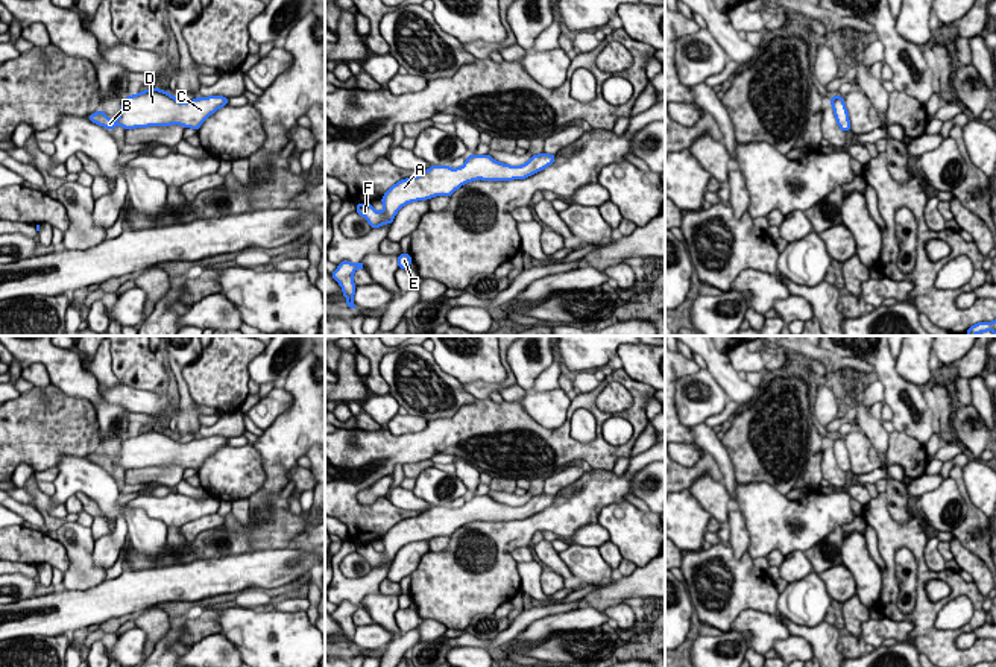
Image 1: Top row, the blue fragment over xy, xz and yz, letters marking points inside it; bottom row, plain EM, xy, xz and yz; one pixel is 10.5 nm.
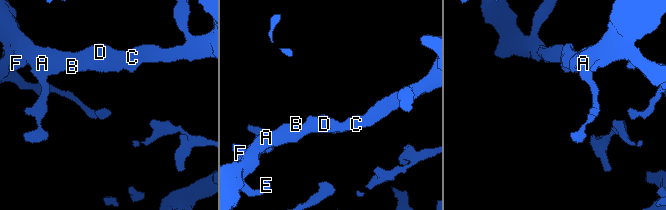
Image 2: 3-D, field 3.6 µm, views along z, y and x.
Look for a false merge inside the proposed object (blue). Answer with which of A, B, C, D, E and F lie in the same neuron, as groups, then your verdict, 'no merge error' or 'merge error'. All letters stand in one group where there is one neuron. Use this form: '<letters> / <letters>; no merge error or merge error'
A B C D E F; no merge error

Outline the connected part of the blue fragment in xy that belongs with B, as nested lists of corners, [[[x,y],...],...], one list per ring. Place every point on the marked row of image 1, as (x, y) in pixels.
[[[149,88],[123,99],[115,122],[103,111],[90,114],[88,119],[109,131],[112,131],[115,125],[124,129],[181,125],[185,129],[191,128],[197,131],[205,119],[226,105],[228,97],[223,96],[178,102],[175,96],[164,90]]]

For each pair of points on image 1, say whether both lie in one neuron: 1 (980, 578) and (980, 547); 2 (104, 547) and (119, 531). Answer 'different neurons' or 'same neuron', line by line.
1: different neurons
2: same neuron

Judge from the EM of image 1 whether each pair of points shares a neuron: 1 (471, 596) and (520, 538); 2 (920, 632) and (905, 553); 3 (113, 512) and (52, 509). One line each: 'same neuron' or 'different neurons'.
1: same neuron
2: different neurons
3: different neurons

